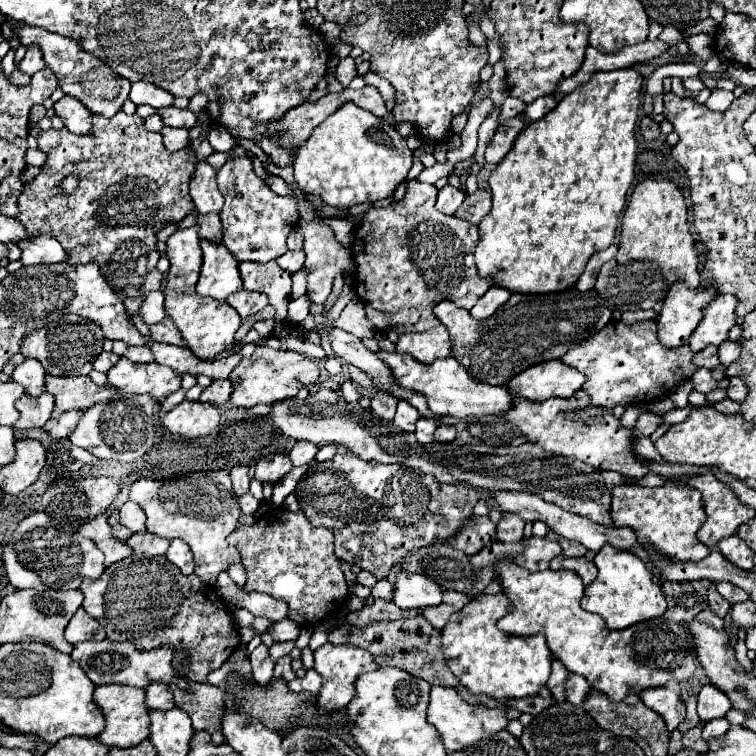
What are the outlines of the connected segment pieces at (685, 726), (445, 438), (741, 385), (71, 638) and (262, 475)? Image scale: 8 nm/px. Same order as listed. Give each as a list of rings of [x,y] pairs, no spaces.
[[[691,694],[689,700],[687,700],[687,718],[685,718],[685,722],[679,726],[679,732],[685,734],[691,726],[697,726],[697,724],[701,724],[701,720],[699,720],[699,716],[697,716],[697,702],[695,702],[695,696]]]
[[[439,424],[435,430],[435,440],[437,442],[453,442],[455,438],[455,426],[447,426],[447,424]]]
[[[733,378],[729,380],[729,388],[727,388],[727,396],[735,402],[743,402],[747,396],[747,384],[741,378]]]
[[[79,608],[73,620],[69,620],[69,624],[65,626],[65,640],[69,644],[77,644],[85,640],[105,640],[105,630],[95,618],[91,618],[83,608]]]
[[[273,454],[273,456],[265,456],[255,464],[255,478],[259,482],[267,482],[267,484],[277,484],[281,478],[285,478],[293,464],[287,462],[287,454]]]

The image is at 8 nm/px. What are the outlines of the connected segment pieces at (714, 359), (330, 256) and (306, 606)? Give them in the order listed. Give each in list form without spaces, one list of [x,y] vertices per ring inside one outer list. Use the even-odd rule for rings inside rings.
[[[707,346],[701,352],[697,352],[693,356],[693,364],[699,368],[709,368],[713,370],[715,366],[719,366],[719,356],[717,356],[717,346]]]
[[[317,216],[311,224],[303,226],[303,250],[307,254],[307,296],[311,302],[323,304],[331,292],[333,278],[345,268],[353,268],[353,258],[347,248],[343,248],[331,228],[321,224]]]
[[[273,508],[251,526],[239,524],[229,534],[229,544],[237,546],[241,562],[247,570],[247,582],[243,586],[245,592],[265,592],[273,598],[285,600],[289,604],[289,618],[295,620],[299,626],[311,626],[323,620],[341,600],[347,598],[347,584],[341,570],[341,560],[333,554],[333,534],[327,528],[311,526],[301,510],[291,512],[287,508]]]

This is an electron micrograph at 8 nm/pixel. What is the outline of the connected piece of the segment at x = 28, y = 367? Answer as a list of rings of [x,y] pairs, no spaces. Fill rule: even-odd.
[[[27,358],[23,364],[19,364],[11,378],[13,382],[21,384],[29,396],[41,396],[45,392],[45,370],[33,358]]]

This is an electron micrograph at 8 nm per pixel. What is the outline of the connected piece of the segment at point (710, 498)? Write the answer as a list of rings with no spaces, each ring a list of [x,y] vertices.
[[[713,474],[693,476],[687,484],[703,494],[703,510],[707,514],[707,520],[699,528],[697,538],[705,546],[713,548],[719,540],[733,536],[739,524],[753,520],[755,512],[743,506],[733,490],[719,482]]]

